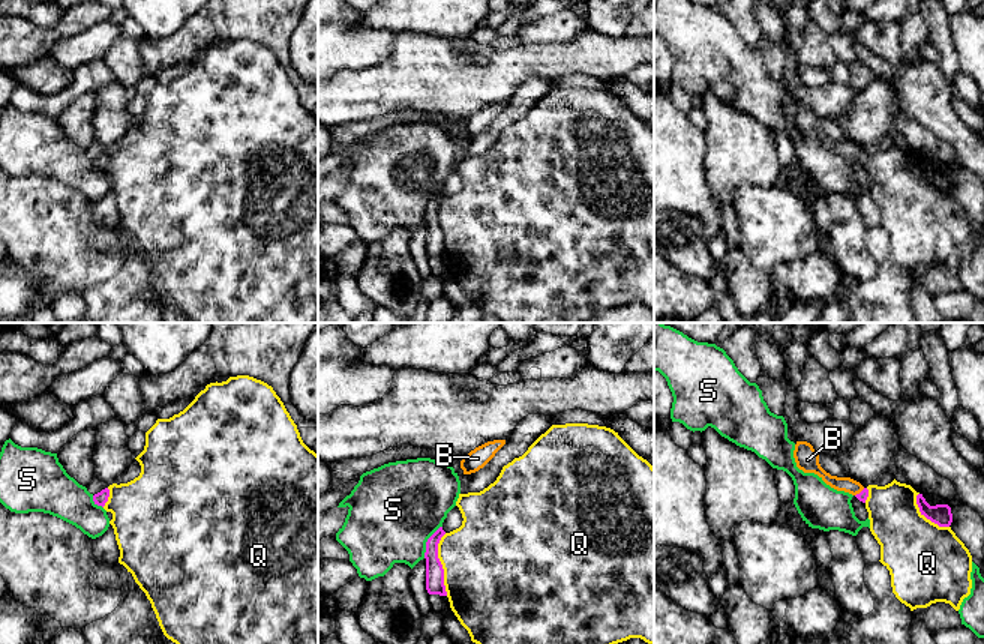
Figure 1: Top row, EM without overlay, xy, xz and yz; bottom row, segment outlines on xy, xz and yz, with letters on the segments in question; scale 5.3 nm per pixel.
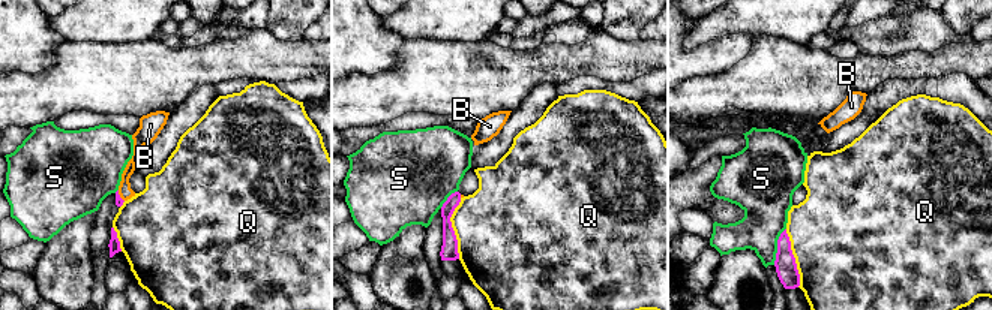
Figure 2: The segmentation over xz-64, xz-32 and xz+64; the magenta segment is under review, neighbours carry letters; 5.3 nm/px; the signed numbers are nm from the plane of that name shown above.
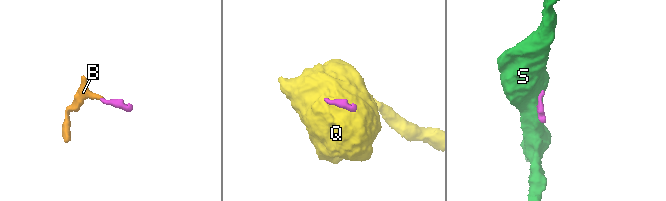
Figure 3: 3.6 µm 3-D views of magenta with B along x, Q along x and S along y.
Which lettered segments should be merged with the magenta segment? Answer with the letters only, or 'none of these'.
B

